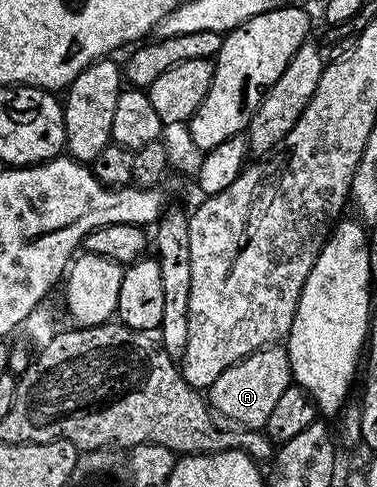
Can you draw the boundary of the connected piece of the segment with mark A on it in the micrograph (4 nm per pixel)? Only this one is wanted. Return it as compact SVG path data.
M278 343L268 344L266 348L258 348L244 360L238 360L224 370L217 382L211 384L209 403L215 411L225 414L225 418L237 422L240 428L263 430L266 429L269 414L273 414L281 394L285 394L285 390L292 387L292 384L291 363L286 347Z

